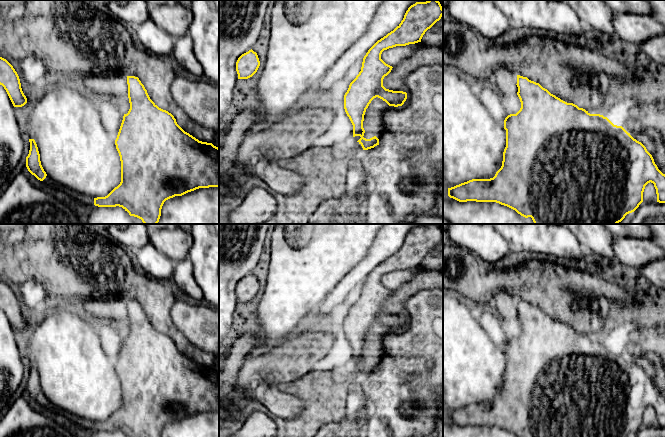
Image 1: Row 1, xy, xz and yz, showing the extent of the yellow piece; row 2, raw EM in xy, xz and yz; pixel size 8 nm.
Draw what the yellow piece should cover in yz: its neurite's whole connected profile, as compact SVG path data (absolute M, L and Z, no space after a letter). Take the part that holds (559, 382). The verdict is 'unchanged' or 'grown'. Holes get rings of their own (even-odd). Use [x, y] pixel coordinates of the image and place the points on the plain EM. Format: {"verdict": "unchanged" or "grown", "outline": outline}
{"verdict": "unchanged", "outline": "M517 299L517 319L521 326L521 332L516 338L508 339L504 344L506 354L506 371L503 376L501 392L495 400L490 403L472 403L454 411L448 412L448 420L459 426L496 426L507 430L517 437L632 437L643 426L643 416L648 407L653 407L656 413L657 426L665 427L665 398L663 398L654 386L652 379L646 371L622 350L614 349L607 341L600 338L590 338L583 332L579 332L573 327L567 327L539 307L529 304L527 301Z"}

